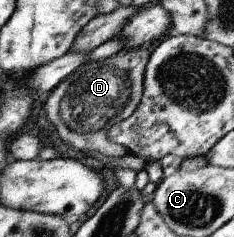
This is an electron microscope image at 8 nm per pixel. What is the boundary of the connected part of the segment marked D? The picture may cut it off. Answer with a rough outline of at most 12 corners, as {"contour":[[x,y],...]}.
{"contour":[[151,47],[85,62],[42,98],[75,151],[121,157],[107,130],[142,96]]}

